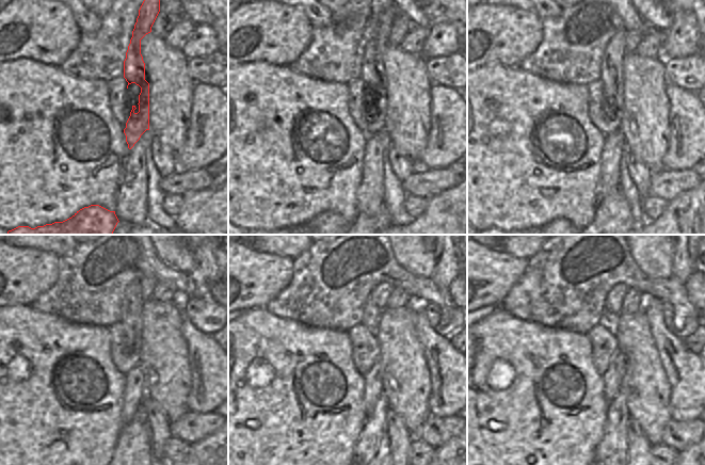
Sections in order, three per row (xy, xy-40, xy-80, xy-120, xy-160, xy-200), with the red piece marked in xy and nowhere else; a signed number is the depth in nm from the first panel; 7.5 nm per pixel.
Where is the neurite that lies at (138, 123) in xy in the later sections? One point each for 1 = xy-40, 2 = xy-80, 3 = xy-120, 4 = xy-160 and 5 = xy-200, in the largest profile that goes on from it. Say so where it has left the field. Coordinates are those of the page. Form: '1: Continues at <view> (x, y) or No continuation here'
1: Continues at xy-40 (372, 74)
2: Continues at xy-80 (611, 75)
3: Continues at xy-120 (132, 304)
4: Continues at xy-160 (371, 313)
5: Continues at xy-200 (607, 319)

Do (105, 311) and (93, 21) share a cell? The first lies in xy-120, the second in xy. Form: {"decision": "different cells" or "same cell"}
{"decision": "different cells"}

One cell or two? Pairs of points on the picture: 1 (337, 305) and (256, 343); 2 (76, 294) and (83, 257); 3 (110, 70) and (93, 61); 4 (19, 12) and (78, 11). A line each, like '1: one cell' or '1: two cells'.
1: two cells
2: one cell
3: one cell
4: two cells

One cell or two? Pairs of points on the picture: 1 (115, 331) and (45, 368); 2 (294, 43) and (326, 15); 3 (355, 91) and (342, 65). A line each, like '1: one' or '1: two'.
1: two
2: two
3: two

